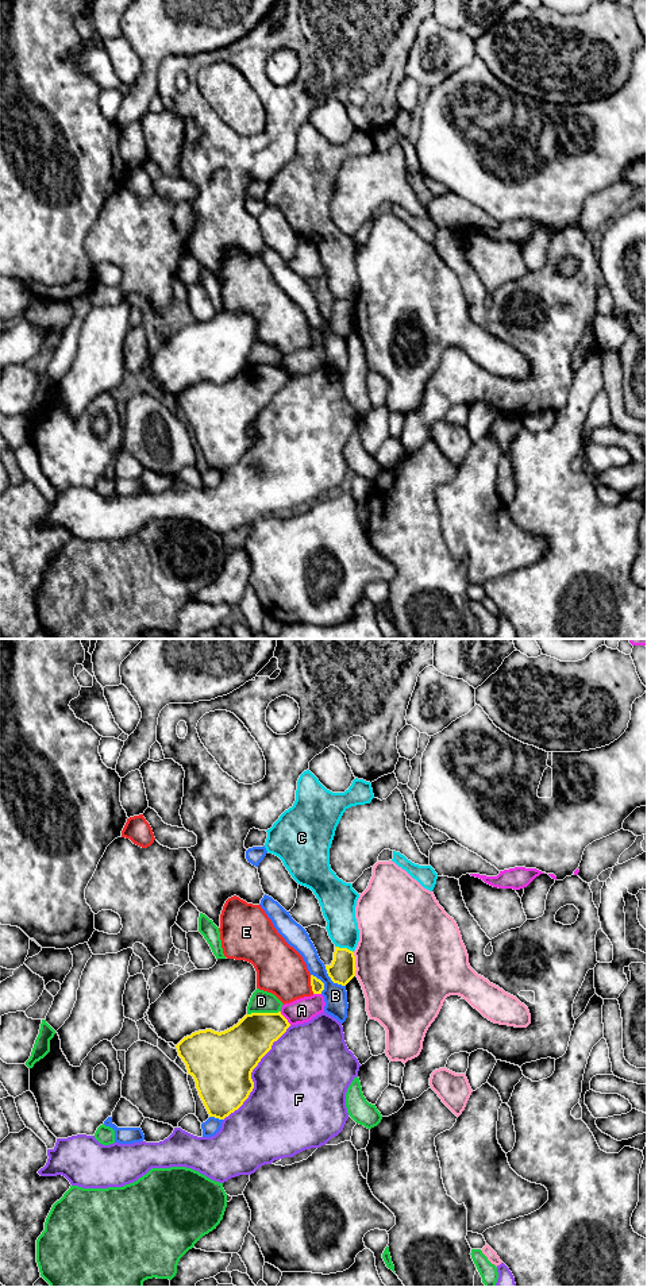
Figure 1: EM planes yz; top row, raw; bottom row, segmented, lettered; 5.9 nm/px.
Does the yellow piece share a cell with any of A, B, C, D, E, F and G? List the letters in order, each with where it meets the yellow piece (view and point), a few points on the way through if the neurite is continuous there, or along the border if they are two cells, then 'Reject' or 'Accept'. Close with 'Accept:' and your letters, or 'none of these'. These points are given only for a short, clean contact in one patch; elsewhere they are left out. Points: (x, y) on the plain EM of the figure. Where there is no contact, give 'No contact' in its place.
A: Touches yellow at yz (285, 370). Reject
B: Touches yellow at yz (331, 331). Reject
C: Touches yellow at yz (345, 300). Boundary: yz (335, 297), (349, 300), (353, 304). Reject
D: Touches yellow at yz (264, 365). Reject
E: Touches yellow at yz (311, 336). Reject
F: Touches yellow at yz (250, 426). Reject
G: Touches yellow at yz (354, 316). Reject
Accept: none of these

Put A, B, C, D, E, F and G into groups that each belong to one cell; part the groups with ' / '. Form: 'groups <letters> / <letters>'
groups A / B / C D / E / F / G

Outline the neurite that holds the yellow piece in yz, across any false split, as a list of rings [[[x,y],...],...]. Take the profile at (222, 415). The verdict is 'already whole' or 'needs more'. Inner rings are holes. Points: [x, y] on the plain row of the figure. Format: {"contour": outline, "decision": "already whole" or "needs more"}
{"contour": [[[281,363],[251,365],[224,384],[199,382],[176,397],[188,425],[196,434],[196,440],[209,469],[224,471],[243,456],[254,440],[253,421],[289,378],[290,375]]], "decision": "already whole"}

